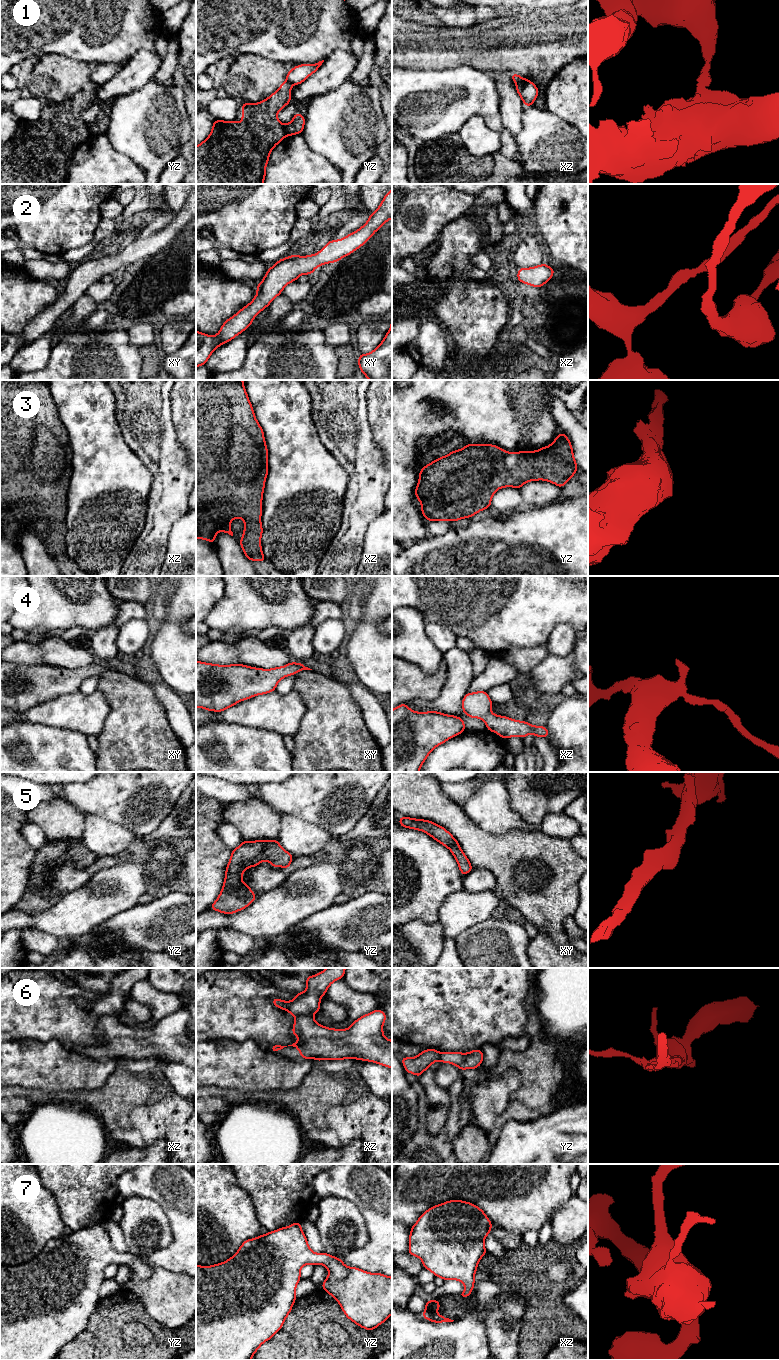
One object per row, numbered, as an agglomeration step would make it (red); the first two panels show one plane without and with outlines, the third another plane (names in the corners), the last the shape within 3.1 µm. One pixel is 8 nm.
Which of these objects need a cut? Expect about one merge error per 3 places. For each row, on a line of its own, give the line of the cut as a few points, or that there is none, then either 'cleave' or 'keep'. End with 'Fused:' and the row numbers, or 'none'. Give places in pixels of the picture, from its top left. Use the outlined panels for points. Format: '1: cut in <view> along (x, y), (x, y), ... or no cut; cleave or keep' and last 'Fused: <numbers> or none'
1: cut in xz along (524, 78), (516, 83); cleave
2: no cut; keep
3: no cut; keep
4: no cut; keep
5: no cut; keep
6: cut in xz along (311, 1015), (296, 1016); cleave
7: no cut; keep
Fused: 1, 6

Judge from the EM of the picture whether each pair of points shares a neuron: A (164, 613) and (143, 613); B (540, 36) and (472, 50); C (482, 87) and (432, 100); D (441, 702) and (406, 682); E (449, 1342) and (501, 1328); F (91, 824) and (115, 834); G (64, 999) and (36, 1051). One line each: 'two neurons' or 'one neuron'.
A: two neurons
B: one neuron
C: one neuron
D: two neurons
E: two neurons
F: one neuron
G: two neurons

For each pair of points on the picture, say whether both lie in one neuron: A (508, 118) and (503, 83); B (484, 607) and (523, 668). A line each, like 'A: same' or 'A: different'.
A: same
B: different

